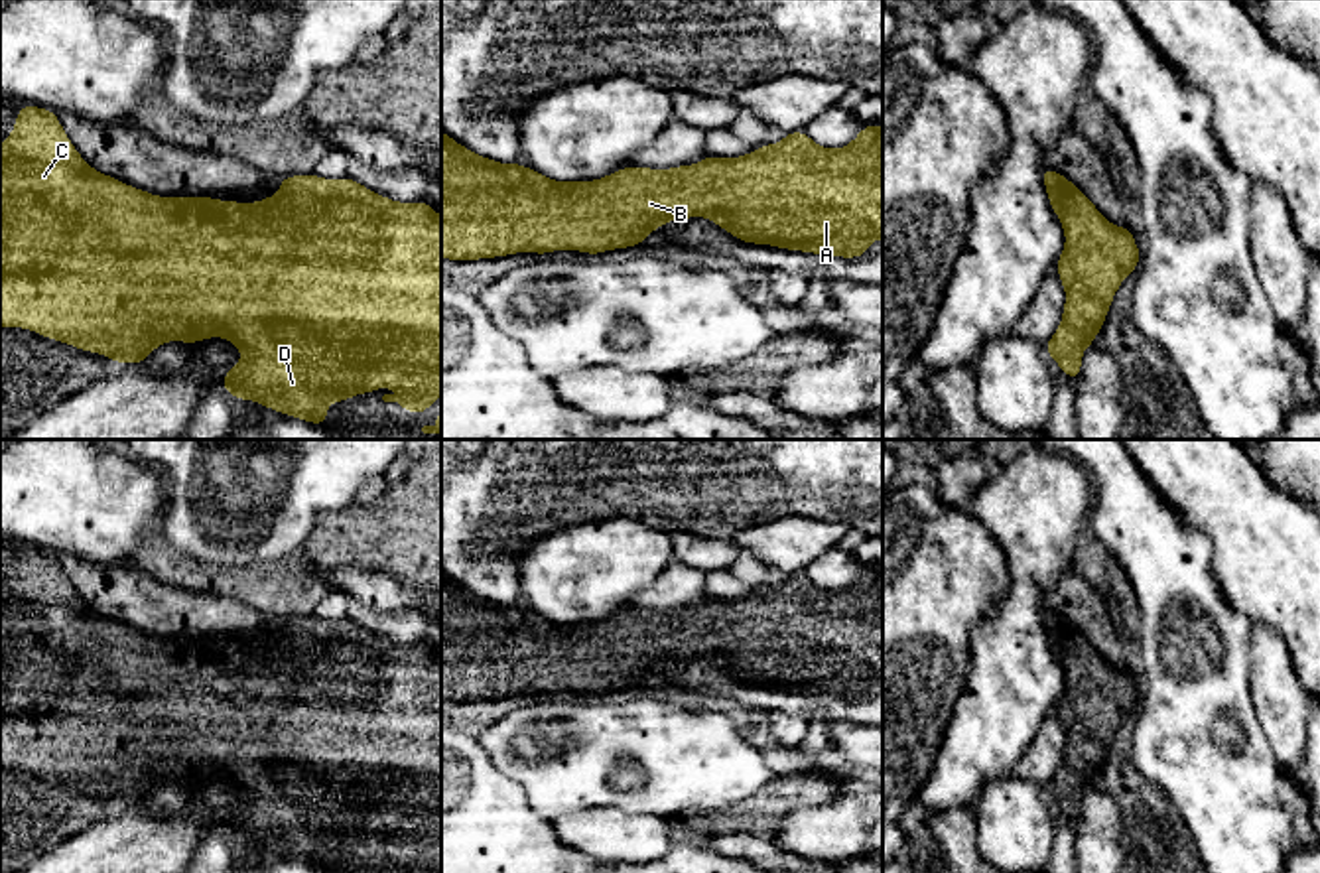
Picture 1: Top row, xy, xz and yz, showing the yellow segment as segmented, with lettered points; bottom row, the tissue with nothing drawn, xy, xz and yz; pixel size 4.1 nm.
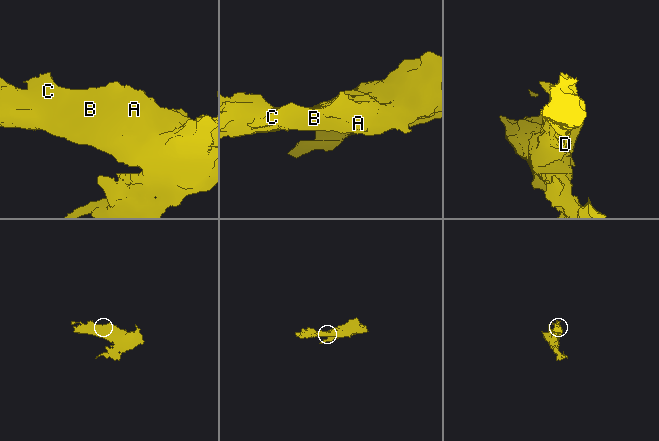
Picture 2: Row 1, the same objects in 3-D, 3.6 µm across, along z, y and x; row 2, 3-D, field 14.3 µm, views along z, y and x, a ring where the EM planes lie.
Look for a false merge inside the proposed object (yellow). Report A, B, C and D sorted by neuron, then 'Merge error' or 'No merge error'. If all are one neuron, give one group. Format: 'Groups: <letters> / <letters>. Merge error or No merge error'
Groups: A B C D. No merge error

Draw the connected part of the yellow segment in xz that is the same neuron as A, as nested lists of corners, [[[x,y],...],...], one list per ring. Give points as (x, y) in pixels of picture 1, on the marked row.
[[[865,124],[855,140],[843,148],[829,150],[818,146],[804,130],[786,132],[784,140],[778,144],[764,144],[759,150],[739,156],[739,158],[719,158],[705,156],[701,162],[692,166],[678,166],[668,169],[652,169],[638,166],[625,166],[623,169],[599,177],[595,181],[554,181],[544,173],[538,173],[522,164],[500,164],[489,158],[483,158],[469,148],[461,146],[441,130],[441,258],[445,260],[483,260],[498,258],[518,252],[536,252],[546,256],[554,250],[583,250],[587,256],[615,250],[640,246],[648,233],[658,231],[666,221],[682,221],[690,217],[711,219],[719,229],[731,233],[735,238],[749,244],[770,244],[784,250],[800,250],[810,254],[827,254],[839,258],[863,258],[869,244],[877,238],[883,238],[883,126]]]

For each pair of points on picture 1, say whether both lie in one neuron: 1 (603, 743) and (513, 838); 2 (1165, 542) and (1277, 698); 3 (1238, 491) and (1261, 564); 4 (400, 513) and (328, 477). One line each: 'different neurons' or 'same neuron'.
1: different neurons
2: different neurons
3: same neuron
4: different neurons

